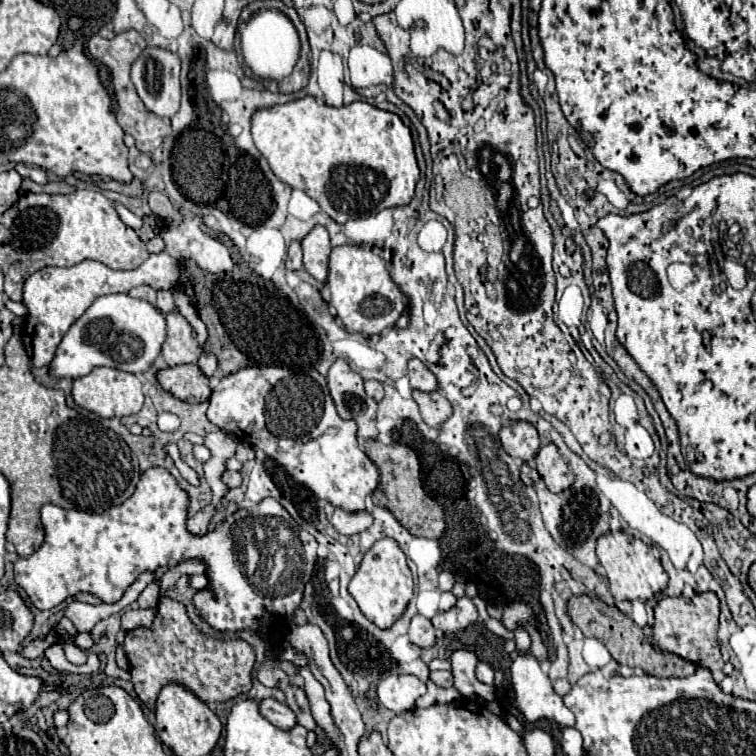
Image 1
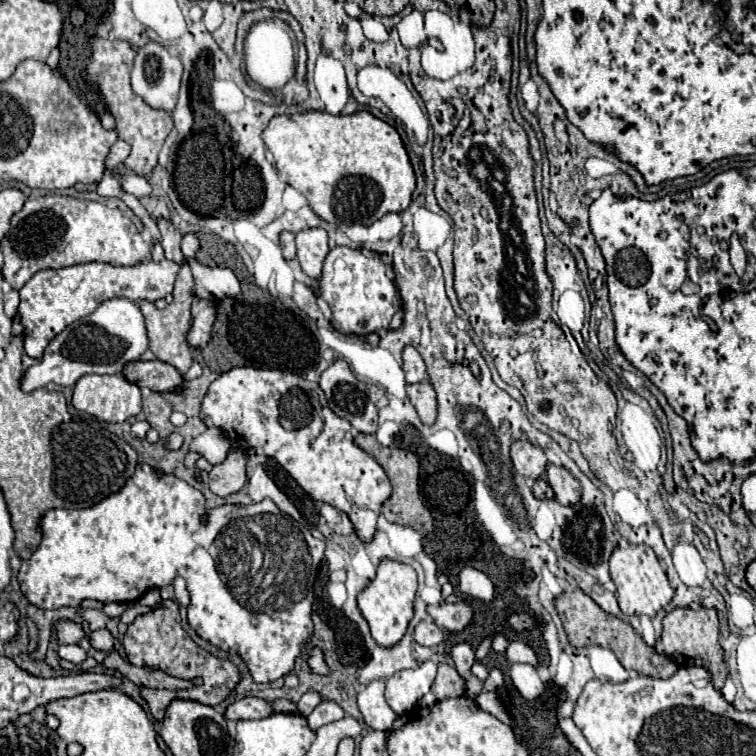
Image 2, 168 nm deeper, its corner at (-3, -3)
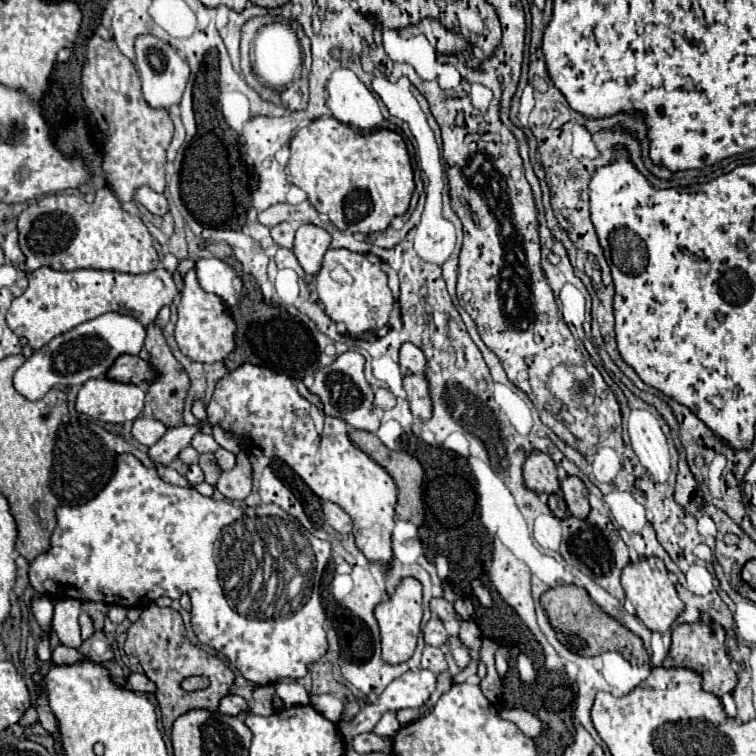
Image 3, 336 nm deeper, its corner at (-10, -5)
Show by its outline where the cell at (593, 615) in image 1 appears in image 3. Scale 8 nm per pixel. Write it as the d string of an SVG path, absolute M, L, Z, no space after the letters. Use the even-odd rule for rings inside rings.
M563 585L549 589L541 597L541 605L547 611L551 625L557 631L559 641L573 653L579 655L601 655L603 651L619 651L631 665L645 665L649 663L649 653L643 647L641 637L631 633L623 623L609 617L599 605L595 605L585 589L575 585Z

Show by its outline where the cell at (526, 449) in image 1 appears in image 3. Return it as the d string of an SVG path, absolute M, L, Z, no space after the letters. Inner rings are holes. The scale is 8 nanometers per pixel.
M531 451L523 465L525 485L535 493L555 493L559 489L557 467L543 451Z

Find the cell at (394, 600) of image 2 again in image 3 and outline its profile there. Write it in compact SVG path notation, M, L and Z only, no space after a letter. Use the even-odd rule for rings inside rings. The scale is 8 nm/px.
M413 577L401 579L401 583L395 587L395 593L389 595L387 601L381 601L375 607L375 617L381 627L381 649L383 659L391 665L407 661L417 645L419 637L419 625L421 625L421 583Z

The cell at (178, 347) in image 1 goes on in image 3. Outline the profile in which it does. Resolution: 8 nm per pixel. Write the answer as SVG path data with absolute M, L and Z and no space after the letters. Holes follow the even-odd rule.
M151 323L147 327L147 339L145 339L145 349L151 353L151 365L157 369L159 377L149 385L149 393L153 397L153 415L155 419L163 421L165 425L181 425L181 411L183 411L183 401L185 401L185 395L189 391L189 377L185 373L185 369L181 367L181 363L175 359L165 335L163 335L163 329L157 325L157 323Z

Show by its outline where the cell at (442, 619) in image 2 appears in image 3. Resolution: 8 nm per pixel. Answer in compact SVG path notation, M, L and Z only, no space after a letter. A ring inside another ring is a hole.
M431 599L431 613L435 613L441 621L459 619L459 615L455 613L453 603L449 603L449 601L445 601L445 599Z

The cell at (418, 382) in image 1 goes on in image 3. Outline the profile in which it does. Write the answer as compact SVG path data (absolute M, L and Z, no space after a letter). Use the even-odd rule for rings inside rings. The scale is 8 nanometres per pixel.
M405 343L399 351L399 365L401 365L401 373L405 377L407 375L421 375L421 373L425 373L427 359L419 347Z

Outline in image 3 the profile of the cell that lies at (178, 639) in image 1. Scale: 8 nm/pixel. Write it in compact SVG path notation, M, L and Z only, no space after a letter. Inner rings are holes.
M151 603L139 617L139 621L135 621L129 631L127 631L127 647L131 649L133 655L137 655L145 675L155 683L155 697L161 709L161 721L163 721L163 729L165 733L169 733L173 721L187 713L189 709L207 709L207 711L215 711L219 707L219 701L229 693L233 681L235 681L235 673L215 655L205 653L203 649L199 649L197 645L189 643L189 639L185 639L185 627L183 627L183 619L179 615L179 611L171 609L171 607L157 607L155 603ZM191 675L203 675L211 681L209 689L203 691L195 691L195 693L187 693L183 689L175 689L185 677Z

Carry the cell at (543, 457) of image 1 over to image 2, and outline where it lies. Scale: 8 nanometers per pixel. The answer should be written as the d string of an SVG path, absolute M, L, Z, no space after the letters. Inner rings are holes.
M548 465L546 481L554 489L554 497L556 497L558 503L562 503L562 505L576 505L576 501L580 501L580 497L582 497L580 483L564 467Z

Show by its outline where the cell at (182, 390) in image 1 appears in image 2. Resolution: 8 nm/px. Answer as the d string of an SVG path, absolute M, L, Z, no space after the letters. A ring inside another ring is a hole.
M158 359L132 361L132 363L124 365L122 375L138 387L148 387L148 389L158 391L158 393L174 391L174 389L178 389L178 385L182 385L182 375L176 371L176 367L162 363Z

